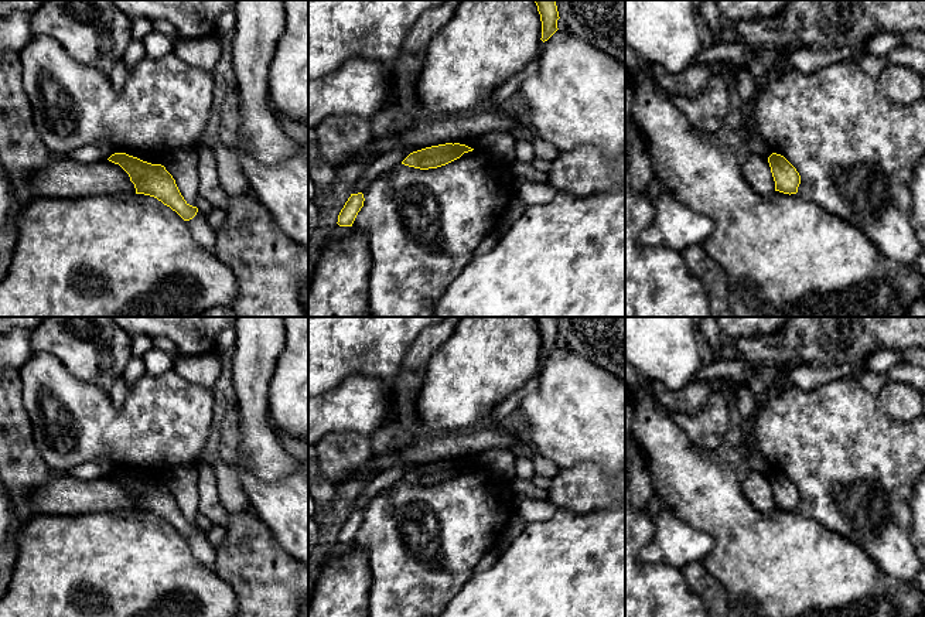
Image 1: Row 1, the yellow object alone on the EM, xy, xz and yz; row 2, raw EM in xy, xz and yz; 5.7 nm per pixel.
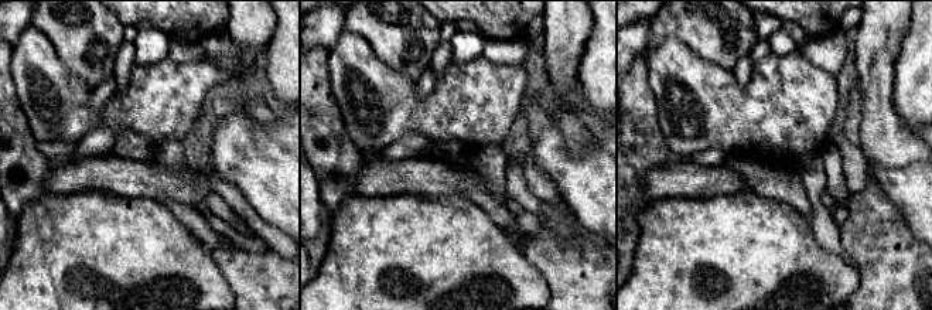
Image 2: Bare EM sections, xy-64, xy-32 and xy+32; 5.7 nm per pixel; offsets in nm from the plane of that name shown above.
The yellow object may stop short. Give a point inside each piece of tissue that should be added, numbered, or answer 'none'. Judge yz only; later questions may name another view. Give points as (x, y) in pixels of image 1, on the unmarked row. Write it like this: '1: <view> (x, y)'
none

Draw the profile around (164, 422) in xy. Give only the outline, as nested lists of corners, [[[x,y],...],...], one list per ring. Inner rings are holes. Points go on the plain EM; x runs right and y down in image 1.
[[[35,352],[20,368],[23,403],[30,416],[35,447],[52,474],[66,474],[72,467],[98,459],[110,459],[117,470],[149,470],[156,475],[178,466],[197,464],[206,449],[215,406],[214,389],[191,384],[173,369],[160,375],[141,375],[129,389],[122,408],[115,408],[103,389],[79,381],[50,352]]]

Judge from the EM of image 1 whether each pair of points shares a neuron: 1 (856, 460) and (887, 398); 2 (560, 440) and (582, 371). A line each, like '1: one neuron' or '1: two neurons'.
1: two neurons
2: one neuron

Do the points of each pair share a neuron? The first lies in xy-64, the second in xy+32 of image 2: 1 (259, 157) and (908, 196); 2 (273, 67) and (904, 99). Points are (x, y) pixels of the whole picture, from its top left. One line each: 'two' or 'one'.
1: one
2: one

